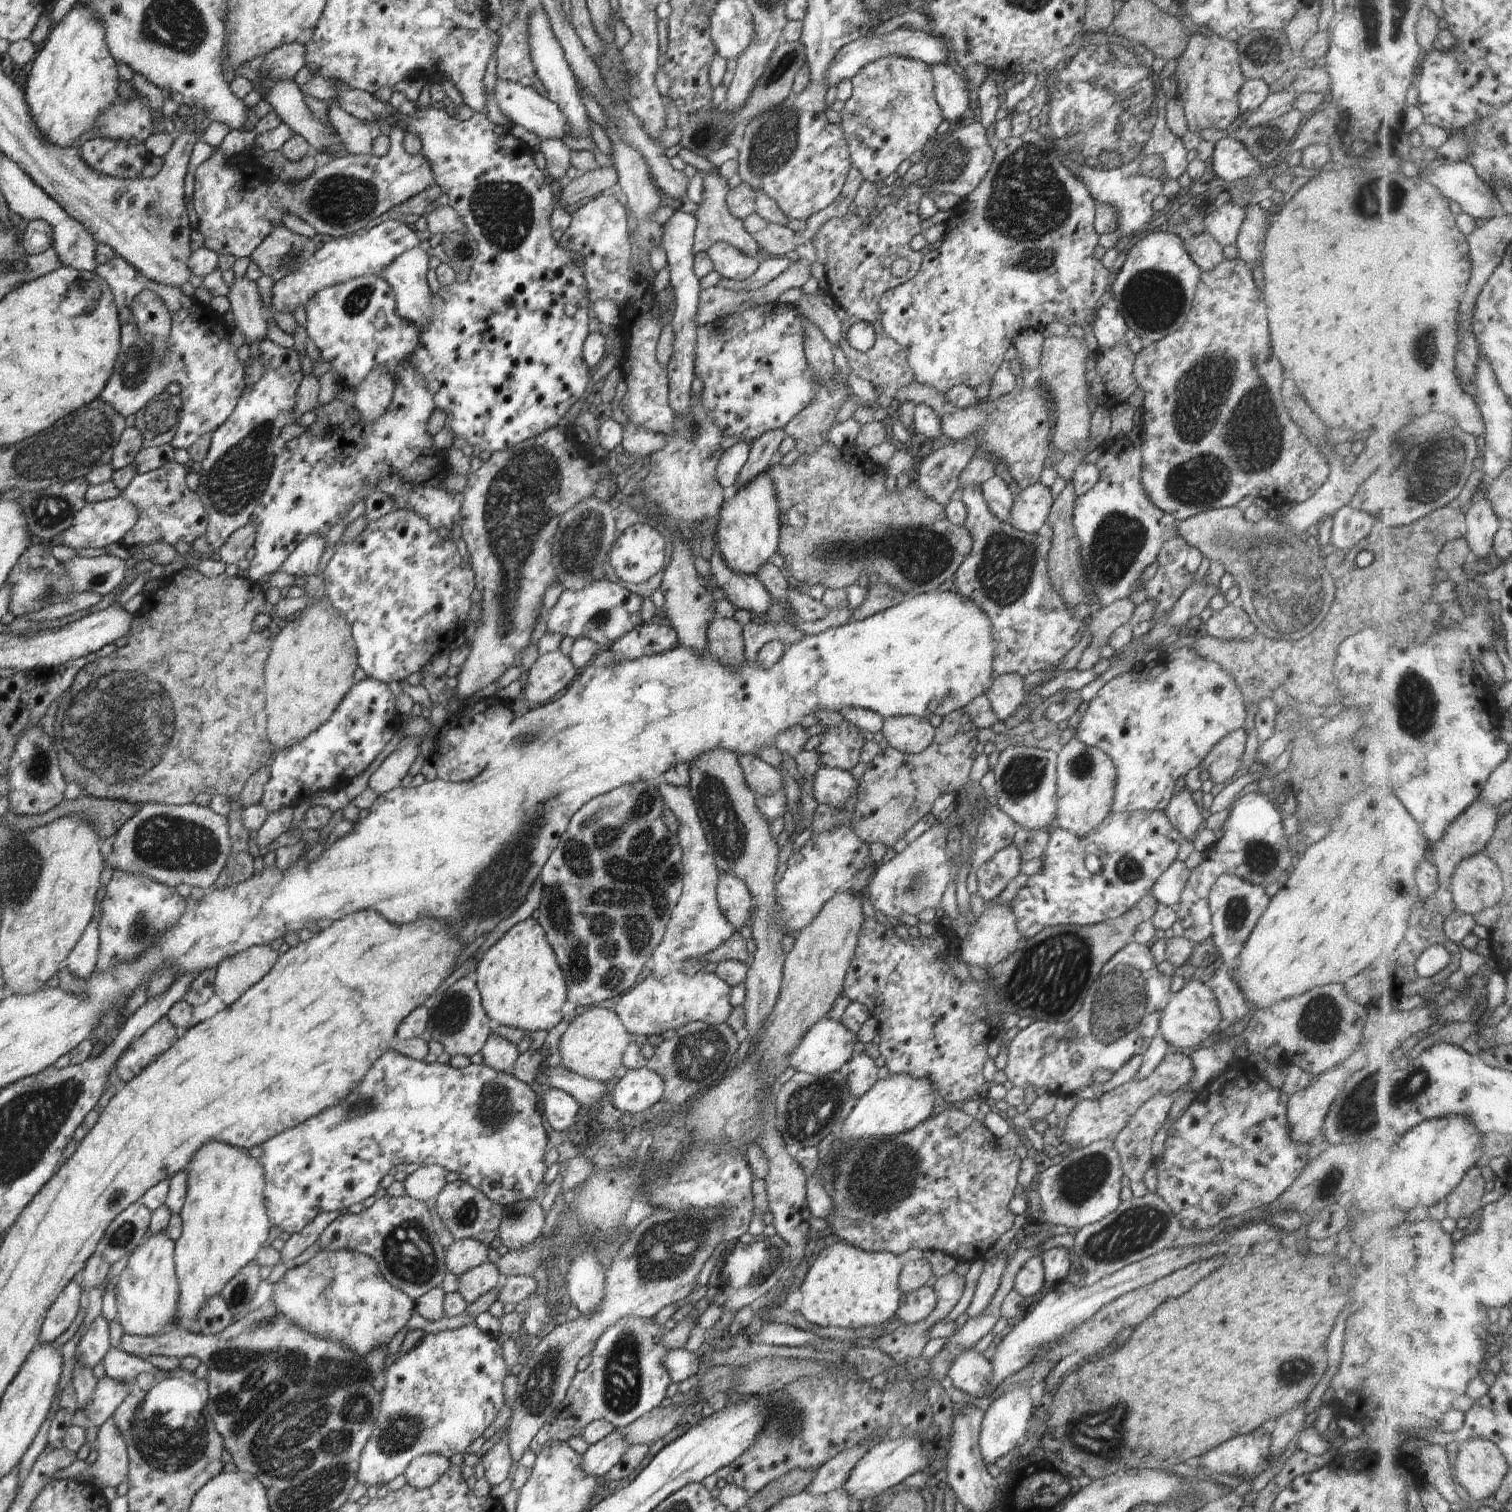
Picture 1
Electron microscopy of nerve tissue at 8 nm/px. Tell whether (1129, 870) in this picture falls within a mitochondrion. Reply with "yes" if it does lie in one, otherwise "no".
yes

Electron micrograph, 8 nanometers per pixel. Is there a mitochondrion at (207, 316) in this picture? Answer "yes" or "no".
no

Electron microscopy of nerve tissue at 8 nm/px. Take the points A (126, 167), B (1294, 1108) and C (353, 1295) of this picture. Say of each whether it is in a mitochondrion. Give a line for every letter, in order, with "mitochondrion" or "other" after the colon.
A: other
B: other
C: other

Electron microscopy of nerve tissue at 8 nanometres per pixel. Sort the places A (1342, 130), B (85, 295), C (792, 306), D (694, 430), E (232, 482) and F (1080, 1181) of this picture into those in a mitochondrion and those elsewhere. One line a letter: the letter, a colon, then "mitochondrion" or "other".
A: other
B: mitochondrion
C: other
D: mitochondrion
E: mitochondrion
F: mitochondrion

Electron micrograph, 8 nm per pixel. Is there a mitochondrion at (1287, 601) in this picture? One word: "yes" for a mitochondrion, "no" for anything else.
yes

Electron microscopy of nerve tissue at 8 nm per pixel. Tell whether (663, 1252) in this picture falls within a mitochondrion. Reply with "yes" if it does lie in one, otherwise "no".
yes

